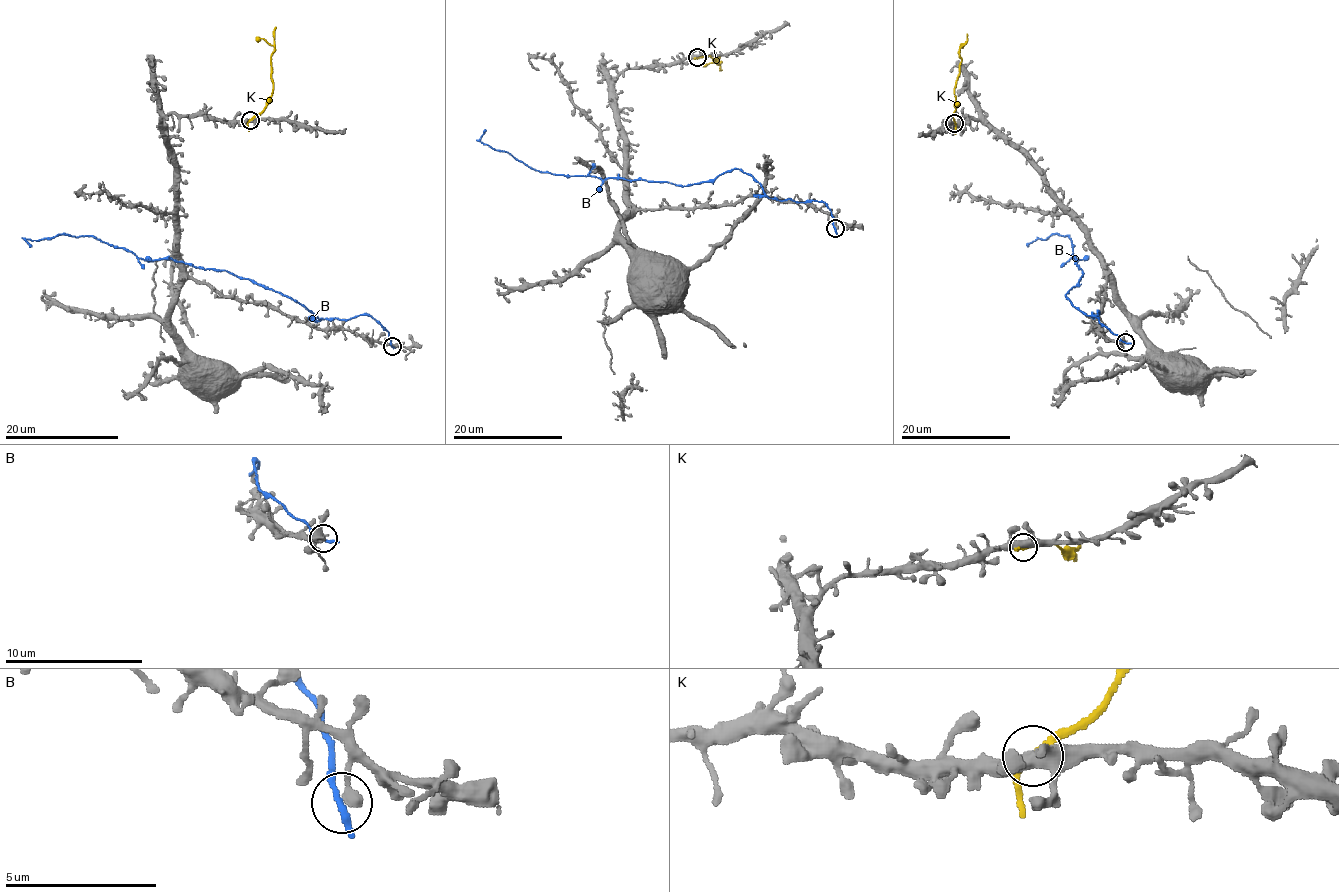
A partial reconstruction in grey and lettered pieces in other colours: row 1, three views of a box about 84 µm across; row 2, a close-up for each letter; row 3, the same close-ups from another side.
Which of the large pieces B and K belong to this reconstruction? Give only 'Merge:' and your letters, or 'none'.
Merge: none

